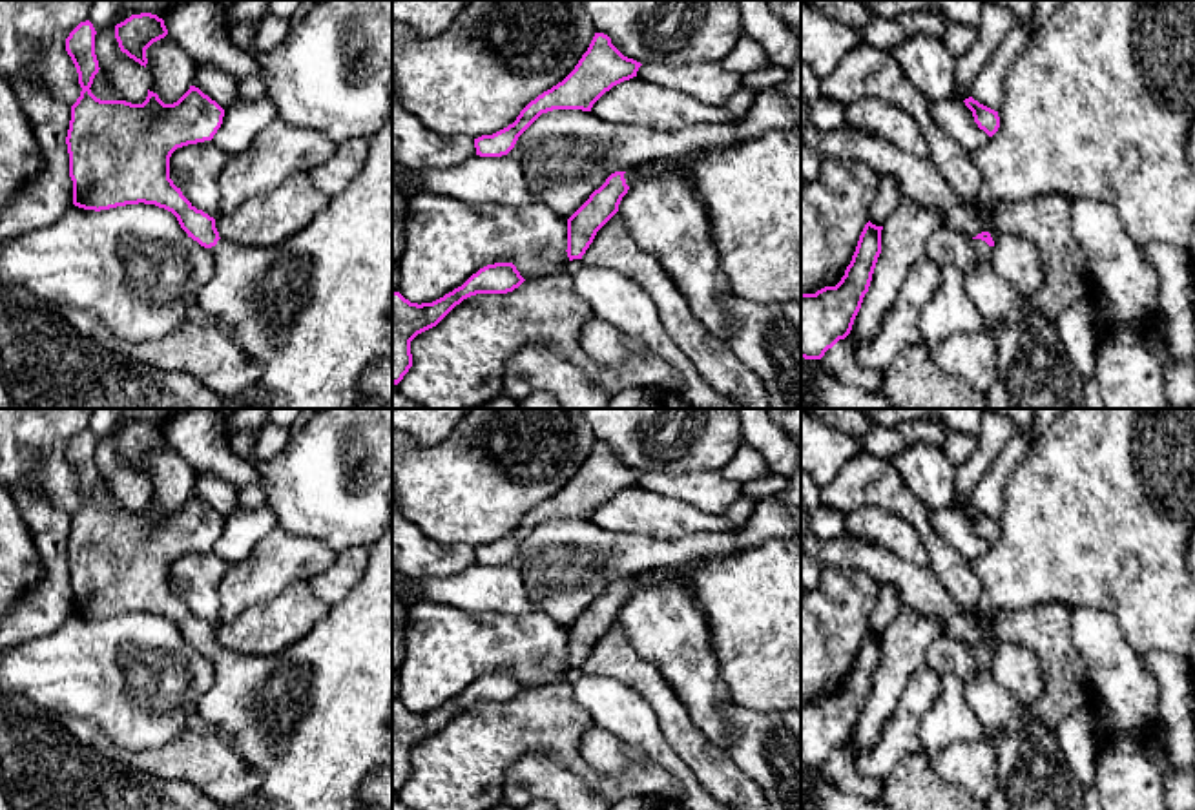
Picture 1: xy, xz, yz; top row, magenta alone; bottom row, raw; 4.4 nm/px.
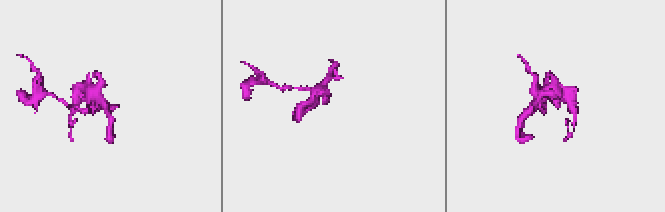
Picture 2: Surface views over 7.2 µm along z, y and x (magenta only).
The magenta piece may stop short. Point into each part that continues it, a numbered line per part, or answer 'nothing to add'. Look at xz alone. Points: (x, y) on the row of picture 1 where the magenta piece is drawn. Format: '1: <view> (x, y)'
1: xz (752, 194)

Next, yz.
1: yz (1033, 371)

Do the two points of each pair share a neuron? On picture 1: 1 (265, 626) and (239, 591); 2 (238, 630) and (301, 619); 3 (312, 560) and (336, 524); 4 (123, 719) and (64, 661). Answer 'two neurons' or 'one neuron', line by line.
1: two neurons
2: one neuron
3: two neurons
4: one neuron

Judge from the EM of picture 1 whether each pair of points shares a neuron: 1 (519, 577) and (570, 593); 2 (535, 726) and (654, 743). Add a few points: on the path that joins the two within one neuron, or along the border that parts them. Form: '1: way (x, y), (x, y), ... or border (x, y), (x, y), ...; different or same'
1: way (531, 577), (553, 577), (557, 581); same
2: border (623, 739), (659, 763); different

